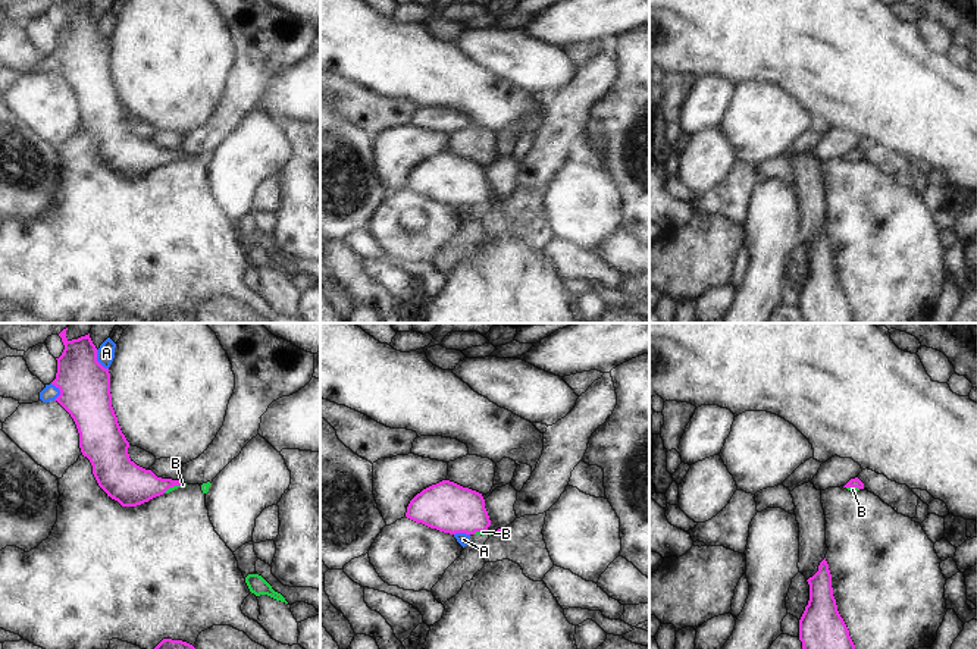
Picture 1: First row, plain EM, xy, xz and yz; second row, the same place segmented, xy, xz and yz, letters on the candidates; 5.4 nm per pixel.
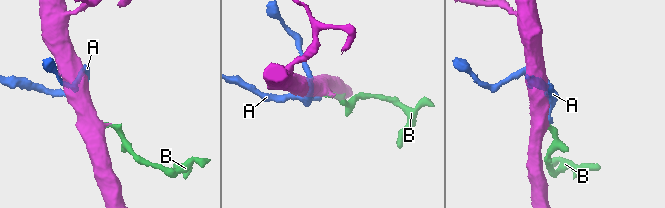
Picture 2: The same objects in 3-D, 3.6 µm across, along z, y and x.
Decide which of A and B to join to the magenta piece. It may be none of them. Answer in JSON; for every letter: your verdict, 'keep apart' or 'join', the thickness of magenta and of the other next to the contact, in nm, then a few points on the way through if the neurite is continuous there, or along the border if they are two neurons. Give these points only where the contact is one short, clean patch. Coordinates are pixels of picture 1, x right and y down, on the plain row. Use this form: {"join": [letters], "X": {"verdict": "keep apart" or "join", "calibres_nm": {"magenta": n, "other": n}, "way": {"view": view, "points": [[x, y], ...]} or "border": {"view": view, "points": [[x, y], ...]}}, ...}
{"join": ["B"], "A": {"verdict": "keep apart", "calibres_nm": {"magenta": 280, "other": 100}}, "B": {"verdict": "join", "calibres_nm": {"magenta": 220, "other": 20}, "way": {"view": "xy", "points": [[128, 154], [172, 157], [182, 156]]}}}

